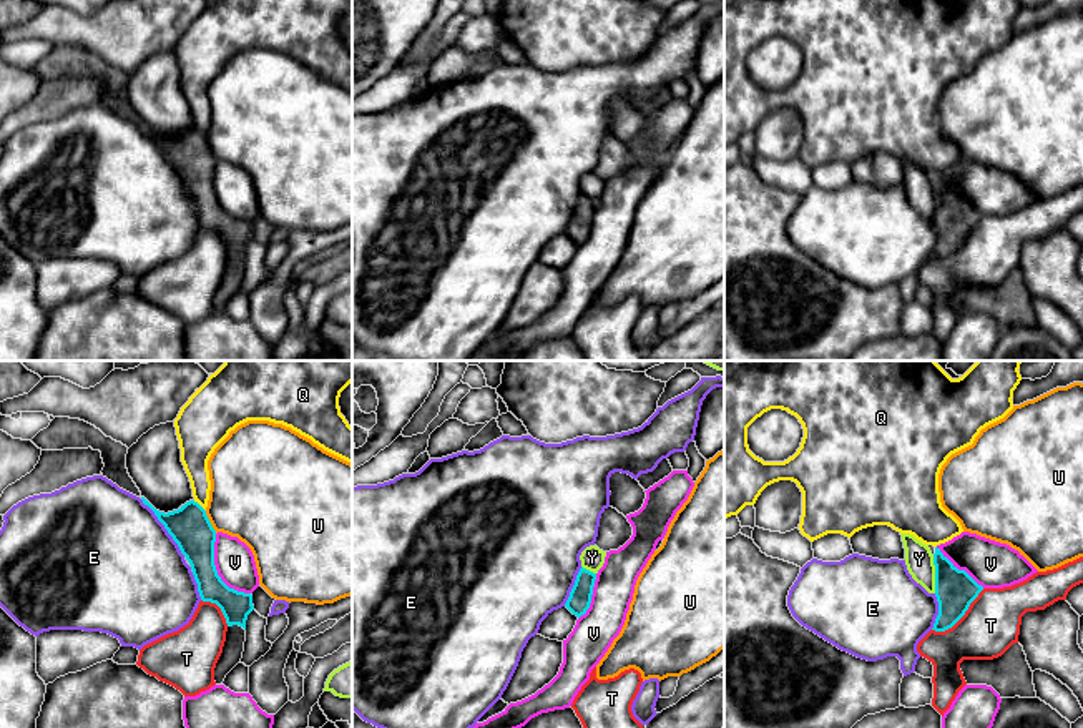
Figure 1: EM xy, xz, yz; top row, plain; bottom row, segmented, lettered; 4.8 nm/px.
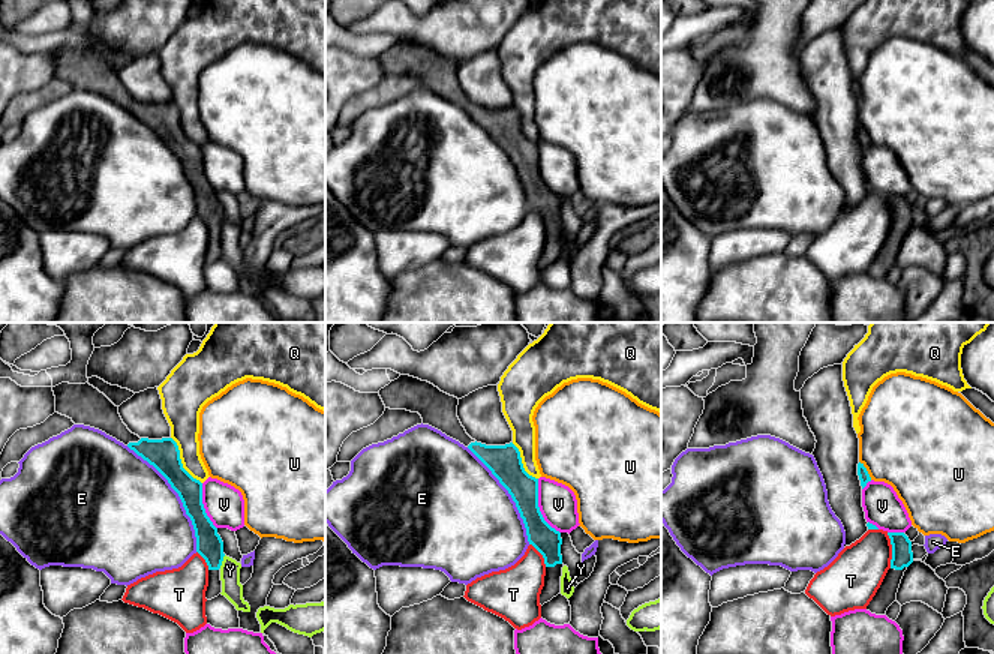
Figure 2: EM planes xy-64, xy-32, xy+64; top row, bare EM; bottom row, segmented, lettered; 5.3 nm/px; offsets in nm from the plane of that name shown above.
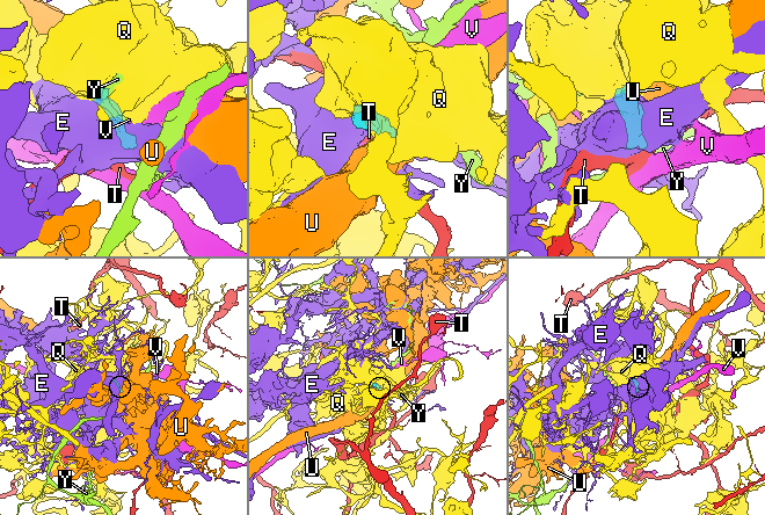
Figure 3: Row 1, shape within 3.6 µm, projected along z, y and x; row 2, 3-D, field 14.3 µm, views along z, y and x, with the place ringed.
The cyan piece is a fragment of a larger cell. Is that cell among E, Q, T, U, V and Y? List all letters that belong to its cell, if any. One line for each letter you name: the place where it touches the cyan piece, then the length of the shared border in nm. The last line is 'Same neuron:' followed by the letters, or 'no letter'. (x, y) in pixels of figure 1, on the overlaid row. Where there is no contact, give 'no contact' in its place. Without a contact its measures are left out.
Same neuron: no letter

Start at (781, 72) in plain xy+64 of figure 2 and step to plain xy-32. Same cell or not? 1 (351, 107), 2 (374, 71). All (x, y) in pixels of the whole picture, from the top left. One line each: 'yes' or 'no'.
1: yes
2: no

